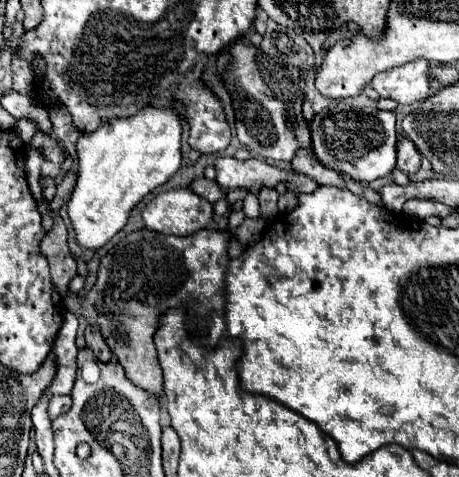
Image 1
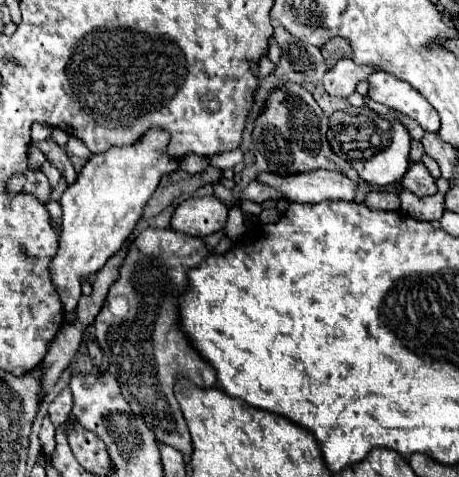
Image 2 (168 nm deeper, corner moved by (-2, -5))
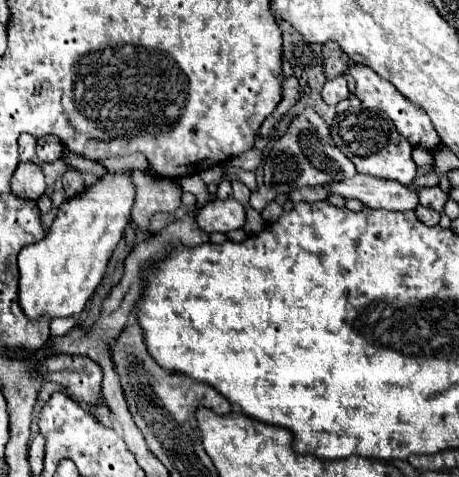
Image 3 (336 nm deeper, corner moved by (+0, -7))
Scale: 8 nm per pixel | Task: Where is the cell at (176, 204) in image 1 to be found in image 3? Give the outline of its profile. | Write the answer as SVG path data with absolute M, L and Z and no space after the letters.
M230 197L230 199L214 199L210 203L206 203L204 207L200 207L194 215L196 225L212 235L212 233L228 233L232 229L240 229L244 225L244 209L242 205Z

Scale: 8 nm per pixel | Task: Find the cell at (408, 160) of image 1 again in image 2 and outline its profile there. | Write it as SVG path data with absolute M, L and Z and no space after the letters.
M412 163L402 179L404 189L408 189L410 193L418 195L418 197L428 197L434 195L436 189L436 181L434 177L428 173L428 169L422 163Z

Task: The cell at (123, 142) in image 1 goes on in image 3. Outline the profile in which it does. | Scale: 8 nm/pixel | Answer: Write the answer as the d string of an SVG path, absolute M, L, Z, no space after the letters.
M122 169L122 171L108 171L106 175L98 177L98 181L90 187L86 187L82 193L66 199L60 209L58 215L52 223L52 227L48 229L48 235L36 243L36 245L28 245L20 251L18 255L18 267L20 267L20 291L18 291L18 299L20 299L20 307L24 309L24 313L28 317L40 317L40 315L48 315L48 317L76 317L82 313L86 301L92 297L92 293L96 291L96 287L100 285L106 265L118 245L118 241L122 239L124 227L130 221L130 211L132 211L132 203L134 203L134 195L136 195L136 187L132 183L132 169Z

